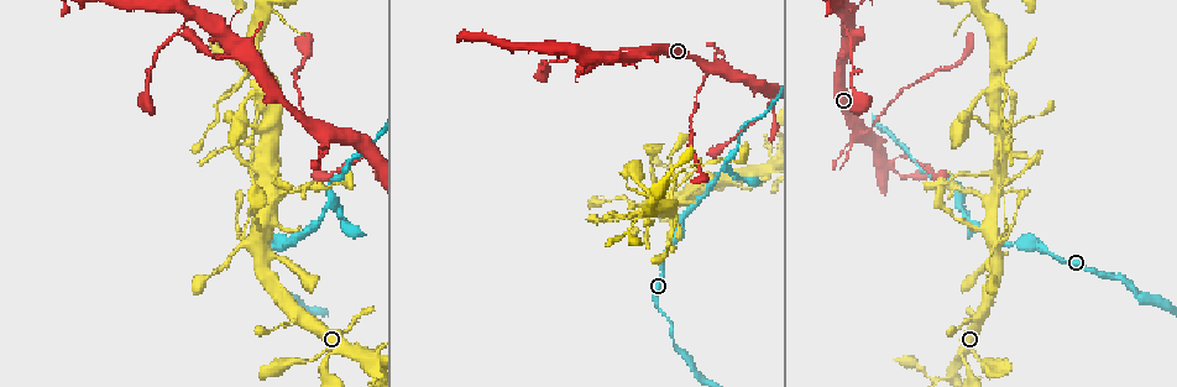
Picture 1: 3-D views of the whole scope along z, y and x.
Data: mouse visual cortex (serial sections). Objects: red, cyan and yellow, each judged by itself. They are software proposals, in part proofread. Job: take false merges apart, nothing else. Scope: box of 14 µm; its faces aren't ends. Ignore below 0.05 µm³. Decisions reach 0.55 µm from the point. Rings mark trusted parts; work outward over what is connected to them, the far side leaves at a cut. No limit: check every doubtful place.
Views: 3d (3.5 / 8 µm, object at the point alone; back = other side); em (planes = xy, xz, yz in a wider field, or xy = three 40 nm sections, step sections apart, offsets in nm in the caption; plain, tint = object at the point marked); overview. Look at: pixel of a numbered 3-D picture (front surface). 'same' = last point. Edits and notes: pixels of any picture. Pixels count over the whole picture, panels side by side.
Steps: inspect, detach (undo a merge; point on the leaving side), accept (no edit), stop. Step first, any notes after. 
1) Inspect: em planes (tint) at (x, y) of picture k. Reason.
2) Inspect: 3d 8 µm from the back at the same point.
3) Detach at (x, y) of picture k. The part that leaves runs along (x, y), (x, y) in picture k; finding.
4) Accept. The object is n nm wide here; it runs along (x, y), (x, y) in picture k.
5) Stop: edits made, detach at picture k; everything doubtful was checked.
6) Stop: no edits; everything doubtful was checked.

Inspect: 3d 8 µm at (859, 130) of picture 1. Three-way junction.

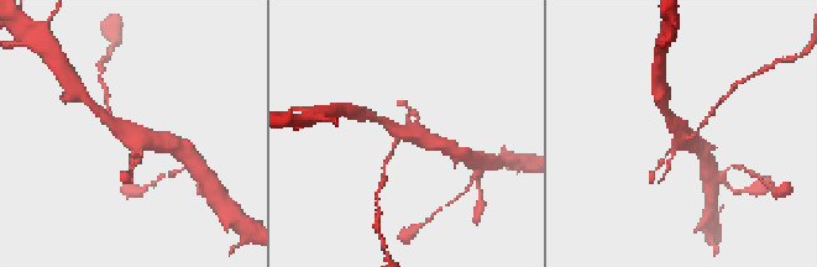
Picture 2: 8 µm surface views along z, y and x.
Inspect: em xy step 1 (tint) at (680, 136) of picture 2. Now the EM.

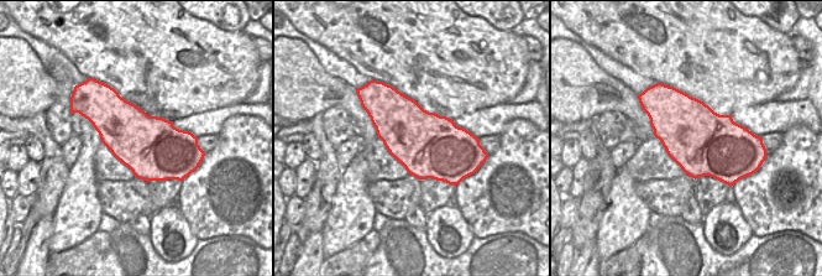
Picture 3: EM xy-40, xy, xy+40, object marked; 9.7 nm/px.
Accept. The object is 600 nm wide here; it runs along (100, 114), (134, 139), (161, 142) in picture 2; all the same cell.

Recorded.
Inspect: 3d 8 µm at (767, 107) of picture 1. Sharp bend.

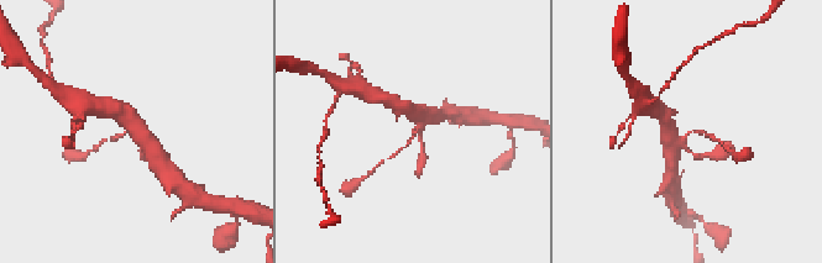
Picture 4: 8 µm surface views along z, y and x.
Inspect: 3d 3.5 µm at (415, 135) of picture 4.

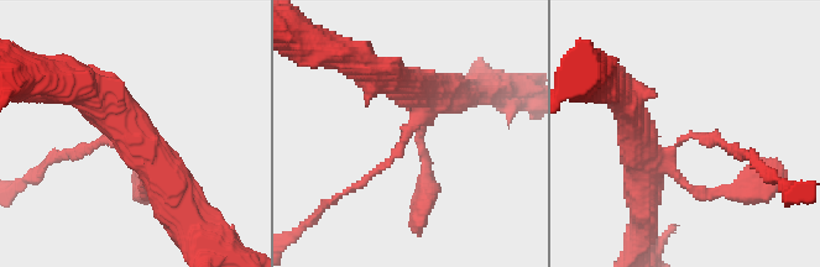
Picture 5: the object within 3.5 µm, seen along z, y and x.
Inspect: em xy step 3 (tint) at (403, 142) of picture 5. 3 arms meet here; the arms are 100, 150, 450 nm wide.

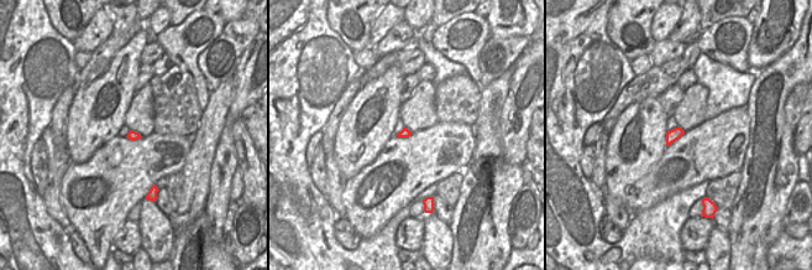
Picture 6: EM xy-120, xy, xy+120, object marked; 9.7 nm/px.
Accept. It runs along (411, 87), (422, 111), (403, 144), (343, 190) in picture 5; one cell here.

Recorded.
Inspect: 3d 3.5 µm at (341, 181) of picture 1. A narrow waist.

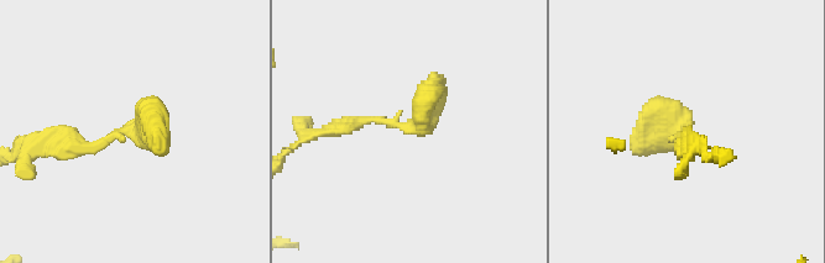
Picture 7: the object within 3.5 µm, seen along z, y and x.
Inspect: em xy step 5 (tint) at (122, 127) of picture 7. Need the tissue.

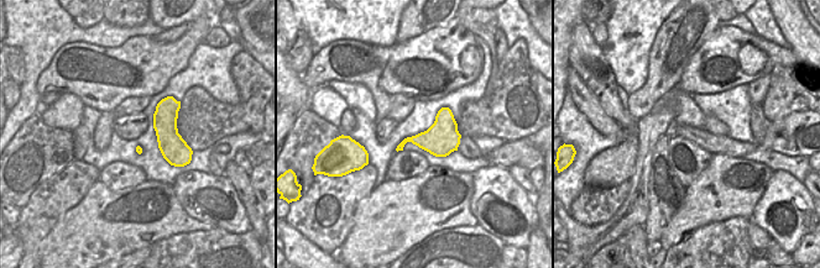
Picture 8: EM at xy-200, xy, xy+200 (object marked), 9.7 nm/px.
Accept. It runs along (48, 145), (89, 148), (142, 129), (155, 152) in picture 7; continuous, no second cell.

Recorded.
Inspect: 3d 3.5 µm at (1005, 141) of picture 1. Sharp bend.

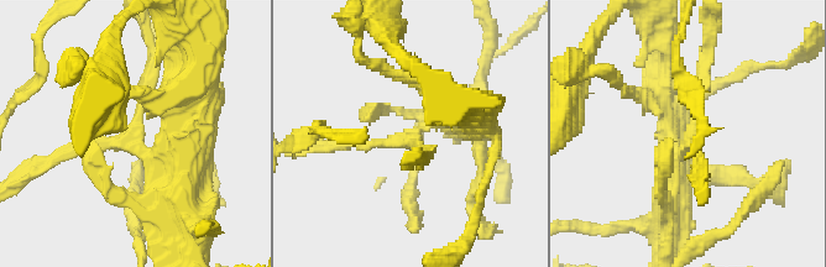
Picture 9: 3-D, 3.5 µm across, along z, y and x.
Inspect: em xy step 2 (tint) at (407, 134) of picture 9. Need the tissue.

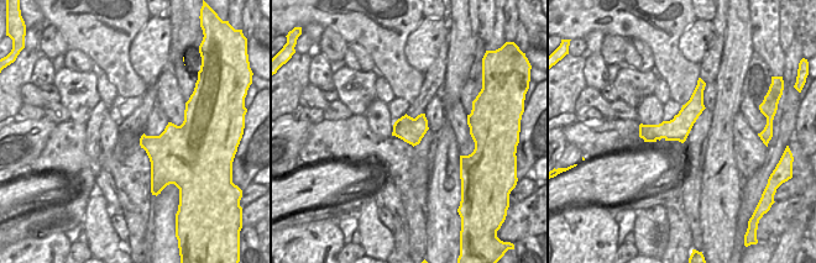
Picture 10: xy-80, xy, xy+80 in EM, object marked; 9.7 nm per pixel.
Accept. It runs along (183, 187), (149, 69) in picture 9; all the same cell.

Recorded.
Inspect: 3d 3.5 µm at (326, 205) of picture 1. Three arms meet.

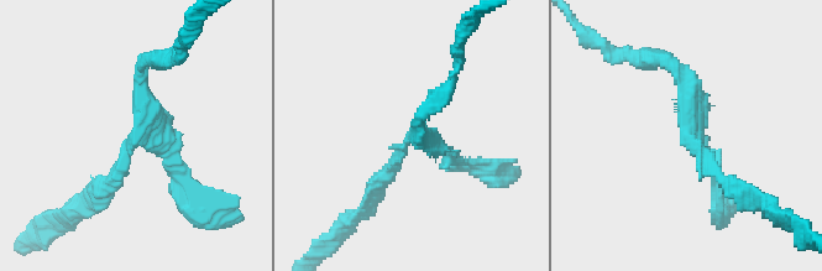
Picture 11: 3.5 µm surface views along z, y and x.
Inspect: em planes (tint) at (139, 142) of picture 11. 3 arms meet here; the arms are 150, 200, 250 nm wide; shape alone is not enough.

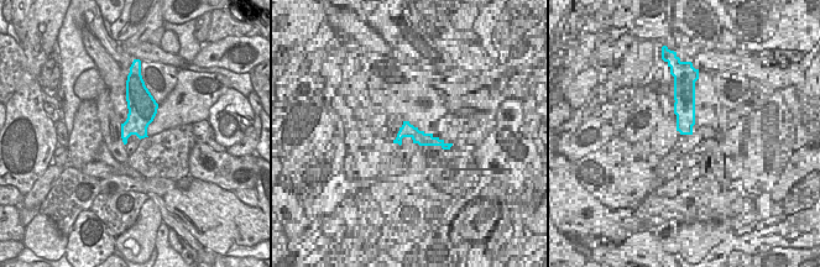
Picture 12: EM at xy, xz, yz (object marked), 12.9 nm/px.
Accept. It runs along (736, 189), (687, 140), (685, 79), (665, 60) in picture 11; continuous, no second cell.

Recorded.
Stop: no edits; everything doubtful was checked.

